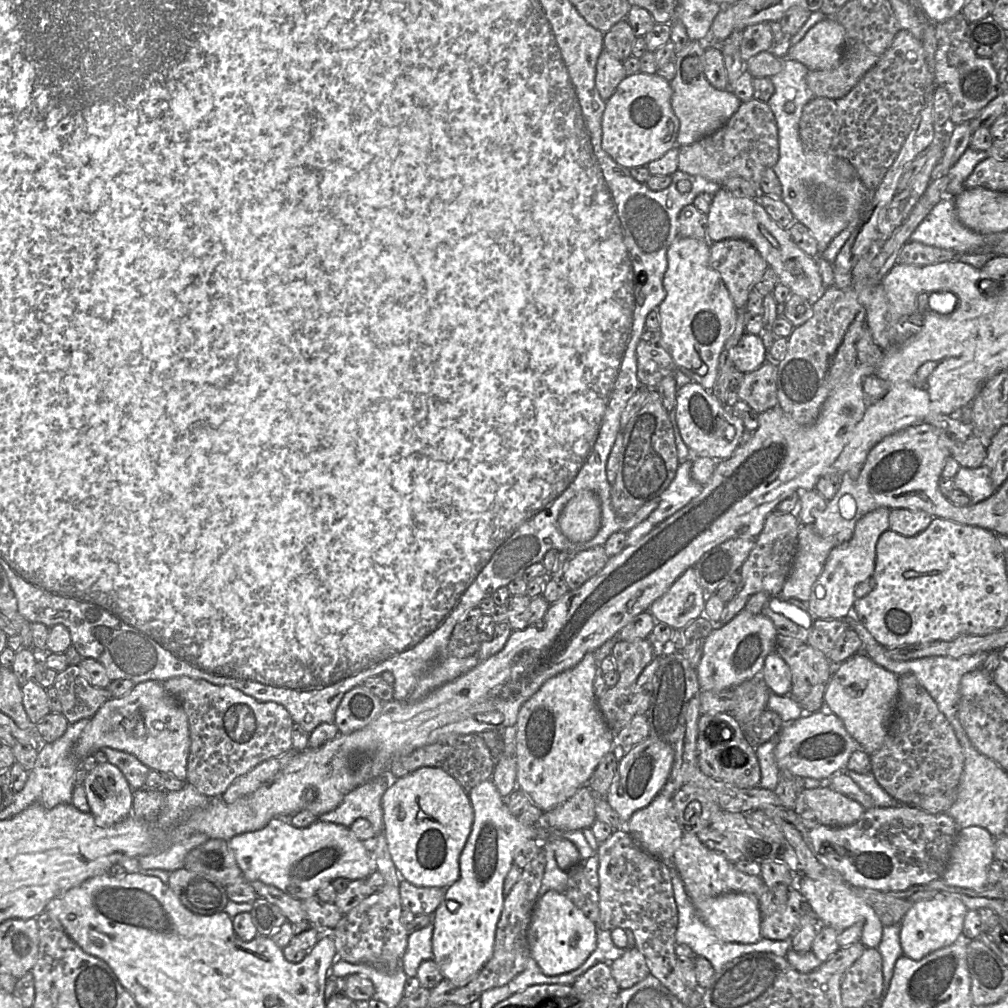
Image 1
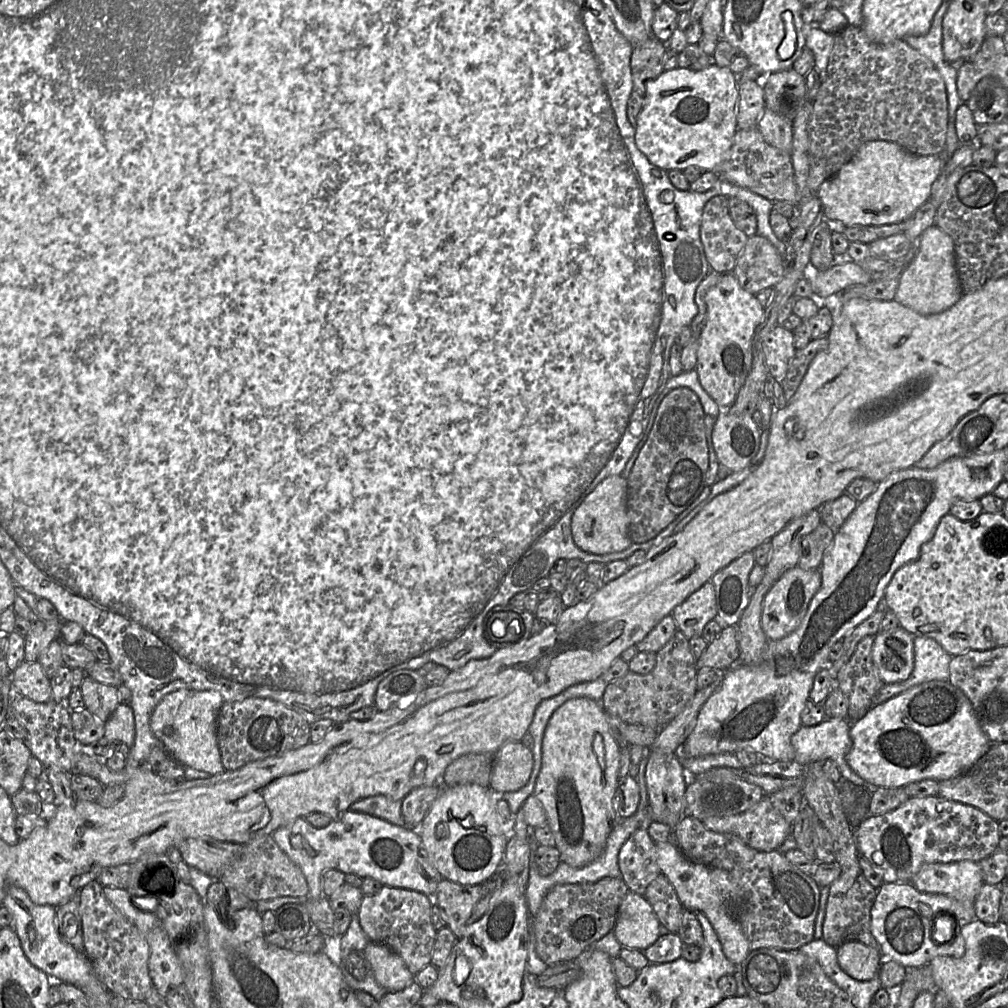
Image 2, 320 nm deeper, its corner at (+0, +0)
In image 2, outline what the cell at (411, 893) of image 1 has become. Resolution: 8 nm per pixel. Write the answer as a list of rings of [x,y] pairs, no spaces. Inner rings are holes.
[[[441,880],[433,896],[427,896],[431,905],[436,905],[443,912],[443,919],[446,923],[446,928],[451,930],[454,935],[460,939],[468,925],[468,920],[471,916],[474,906],[477,904],[483,895],[485,885],[461,885],[448,880]]]

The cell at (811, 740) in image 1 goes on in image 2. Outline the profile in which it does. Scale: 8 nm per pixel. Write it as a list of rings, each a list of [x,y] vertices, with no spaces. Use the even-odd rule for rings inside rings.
[[[948,680],[916,685],[873,706],[863,718],[851,723],[853,744],[846,761],[857,775],[877,787],[898,788],[922,780],[954,778],[995,744],[981,729],[969,699]]]

